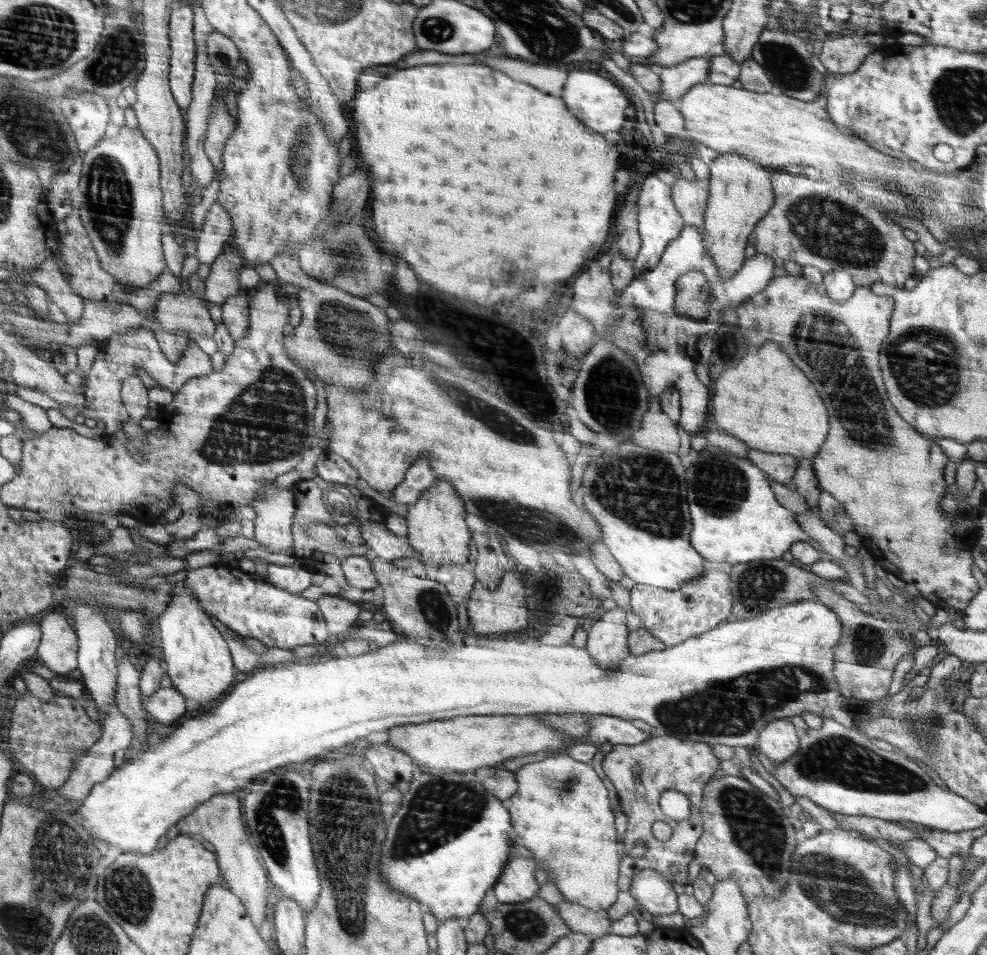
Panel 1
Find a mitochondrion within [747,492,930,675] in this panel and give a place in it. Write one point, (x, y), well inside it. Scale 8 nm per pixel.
(869, 644)

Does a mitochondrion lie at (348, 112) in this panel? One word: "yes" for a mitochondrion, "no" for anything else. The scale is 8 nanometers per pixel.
no

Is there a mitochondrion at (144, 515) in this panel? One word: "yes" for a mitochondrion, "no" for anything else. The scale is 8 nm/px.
no

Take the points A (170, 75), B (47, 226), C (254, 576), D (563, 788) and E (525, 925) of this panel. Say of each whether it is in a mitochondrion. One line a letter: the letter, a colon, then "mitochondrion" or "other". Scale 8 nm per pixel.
A: other
B: other
C: other
D: mitochondrion
E: mitochondrion

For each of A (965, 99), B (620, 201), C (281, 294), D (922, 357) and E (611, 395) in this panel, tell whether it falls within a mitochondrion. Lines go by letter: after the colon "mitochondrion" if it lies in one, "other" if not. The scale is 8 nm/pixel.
A: mitochondrion
B: other
C: other
D: mitochondrion
E: mitochondrion

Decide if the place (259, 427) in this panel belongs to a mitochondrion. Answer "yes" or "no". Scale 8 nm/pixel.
yes

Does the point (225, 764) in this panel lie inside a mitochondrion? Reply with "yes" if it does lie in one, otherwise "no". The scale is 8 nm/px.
no

